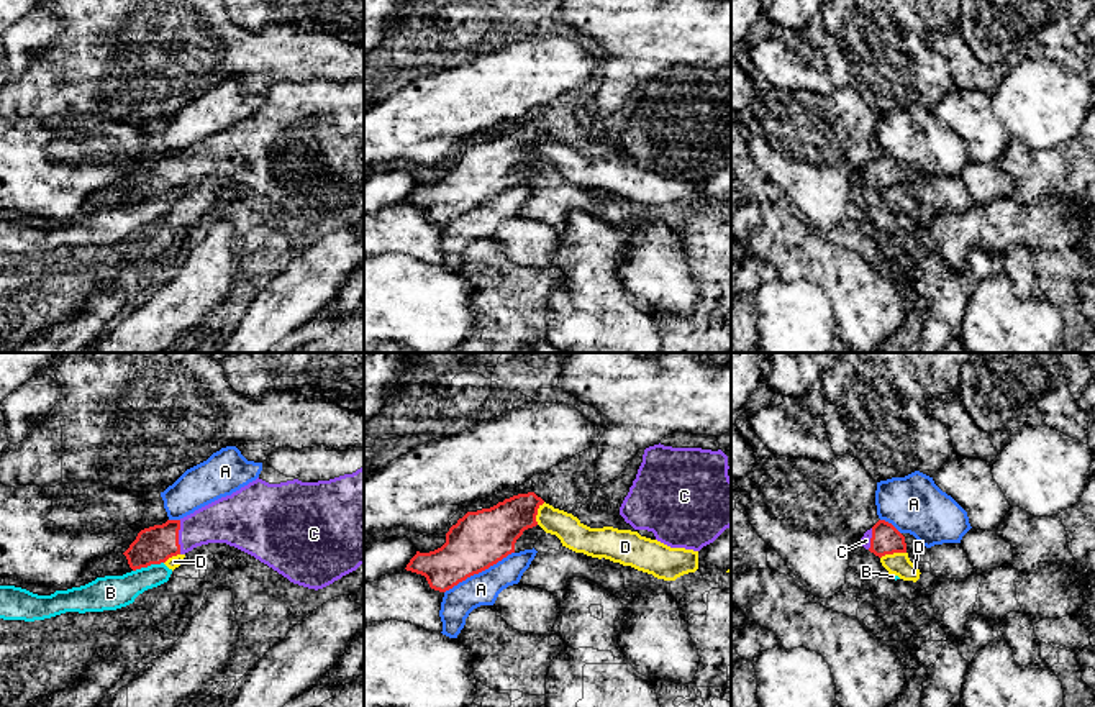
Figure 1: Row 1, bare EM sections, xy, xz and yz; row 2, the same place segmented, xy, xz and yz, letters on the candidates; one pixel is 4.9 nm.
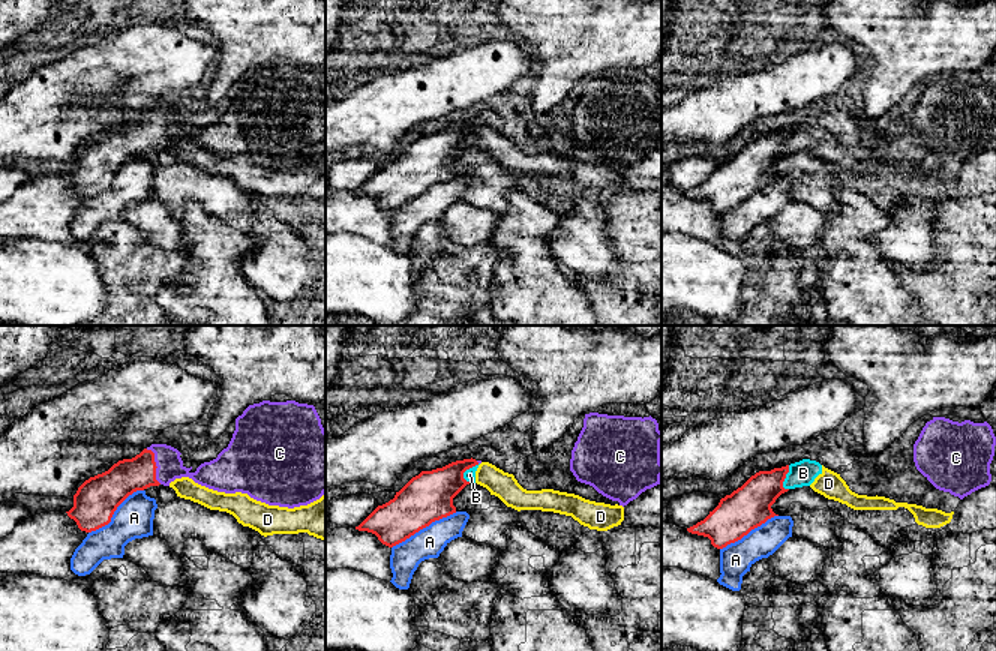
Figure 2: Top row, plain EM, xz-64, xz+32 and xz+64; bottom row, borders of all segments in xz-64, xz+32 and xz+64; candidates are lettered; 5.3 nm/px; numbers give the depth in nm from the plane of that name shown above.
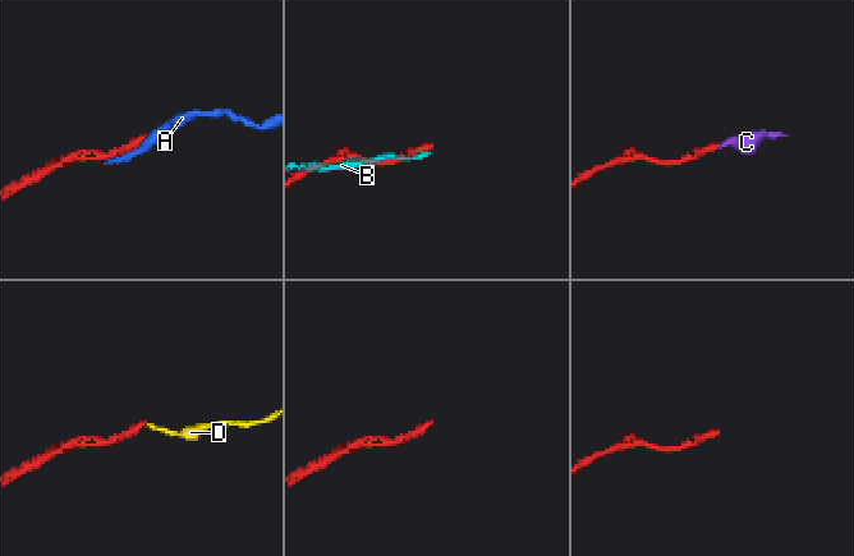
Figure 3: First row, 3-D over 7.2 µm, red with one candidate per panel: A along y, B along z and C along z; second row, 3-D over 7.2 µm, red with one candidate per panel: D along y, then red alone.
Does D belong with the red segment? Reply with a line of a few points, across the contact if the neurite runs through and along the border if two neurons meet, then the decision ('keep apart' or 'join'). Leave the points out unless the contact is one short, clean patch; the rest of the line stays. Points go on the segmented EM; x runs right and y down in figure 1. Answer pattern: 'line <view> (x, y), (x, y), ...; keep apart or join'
line yz (905, 551), (895, 551), (881, 558); keep apart

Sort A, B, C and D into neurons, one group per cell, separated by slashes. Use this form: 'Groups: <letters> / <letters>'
Groups: A / B D / C

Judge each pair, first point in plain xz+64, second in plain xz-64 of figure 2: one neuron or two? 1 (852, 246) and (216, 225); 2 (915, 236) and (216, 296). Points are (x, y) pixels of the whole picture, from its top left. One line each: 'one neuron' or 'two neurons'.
1: one neuron
2: two neurons

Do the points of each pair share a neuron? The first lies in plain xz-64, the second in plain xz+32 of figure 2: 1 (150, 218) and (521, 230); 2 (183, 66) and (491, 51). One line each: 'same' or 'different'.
1: different
2: same

